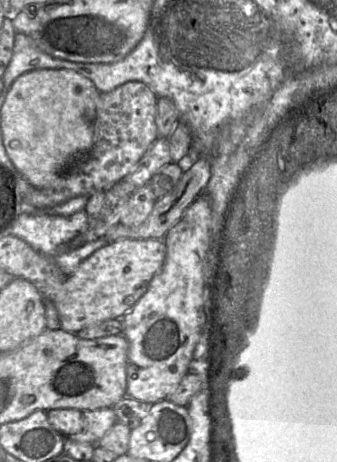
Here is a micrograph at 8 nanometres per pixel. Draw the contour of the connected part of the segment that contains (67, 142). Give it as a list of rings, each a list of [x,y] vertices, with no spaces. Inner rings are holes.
[[[67,69],[33,70],[13,82],[1,108],[3,145],[16,171],[35,189],[50,187],[65,170],[89,153],[99,94],[92,81]]]

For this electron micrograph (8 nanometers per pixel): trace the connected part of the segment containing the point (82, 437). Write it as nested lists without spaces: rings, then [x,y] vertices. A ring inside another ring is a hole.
[[[111,407],[97,410],[59,408],[46,412],[49,423],[63,438],[82,443],[97,444],[117,422]]]

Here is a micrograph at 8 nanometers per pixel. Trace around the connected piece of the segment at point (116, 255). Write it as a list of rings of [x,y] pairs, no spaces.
[[[120,239],[97,249],[66,278],[54,296],[60,329],[77,333],[96,323],[123,318],[147,291],[165,258],[163,239]]]

